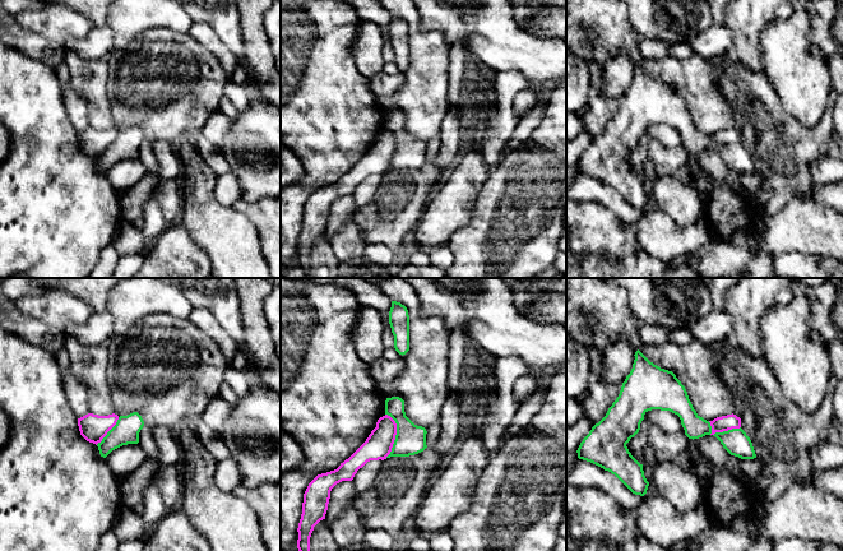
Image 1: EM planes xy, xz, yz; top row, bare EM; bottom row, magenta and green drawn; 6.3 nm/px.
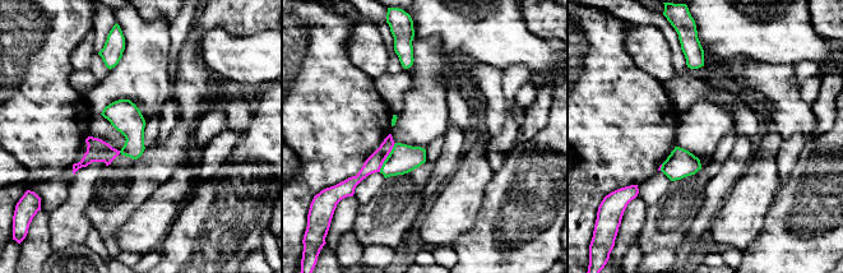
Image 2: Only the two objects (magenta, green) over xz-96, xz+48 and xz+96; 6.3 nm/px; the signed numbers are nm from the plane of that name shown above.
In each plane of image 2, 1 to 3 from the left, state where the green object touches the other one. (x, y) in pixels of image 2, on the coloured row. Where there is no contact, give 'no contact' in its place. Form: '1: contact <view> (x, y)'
1: no contact
2: contact xz+48 (387, 156)
3: contact xz+96 (661, 166)

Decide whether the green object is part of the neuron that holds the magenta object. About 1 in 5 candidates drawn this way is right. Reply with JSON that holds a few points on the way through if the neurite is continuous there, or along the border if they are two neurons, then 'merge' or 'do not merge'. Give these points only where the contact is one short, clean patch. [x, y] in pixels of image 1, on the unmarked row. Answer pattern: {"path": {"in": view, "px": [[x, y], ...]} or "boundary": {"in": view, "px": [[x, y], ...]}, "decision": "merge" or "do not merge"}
{"boundary": {"in": "xz", "px": [[387, 128], [395, 138], [395, 153], [392, 165], [385, 171]]}, "decision": "do not merge"}

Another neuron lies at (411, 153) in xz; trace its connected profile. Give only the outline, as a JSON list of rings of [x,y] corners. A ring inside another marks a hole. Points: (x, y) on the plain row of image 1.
[[[399,111],[386,112],[385,129],[397,138],[397,149],[390,171],[409,171],[423,166],[426,159],[426,143],[414,139],[404,126],[404,115]]]

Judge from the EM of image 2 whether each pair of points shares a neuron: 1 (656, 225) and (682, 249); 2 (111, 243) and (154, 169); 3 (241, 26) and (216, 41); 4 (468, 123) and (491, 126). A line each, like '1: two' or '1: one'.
1: two
2: one
3: two
4: two

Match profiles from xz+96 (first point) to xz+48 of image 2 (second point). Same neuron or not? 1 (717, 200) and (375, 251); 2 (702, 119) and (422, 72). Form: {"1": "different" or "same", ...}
{"1": "different", "2": "same"}

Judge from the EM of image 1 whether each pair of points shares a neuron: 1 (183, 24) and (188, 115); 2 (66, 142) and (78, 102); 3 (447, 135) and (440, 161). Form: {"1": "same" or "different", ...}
{"1": "different", "2": "different", "3": "same"}

